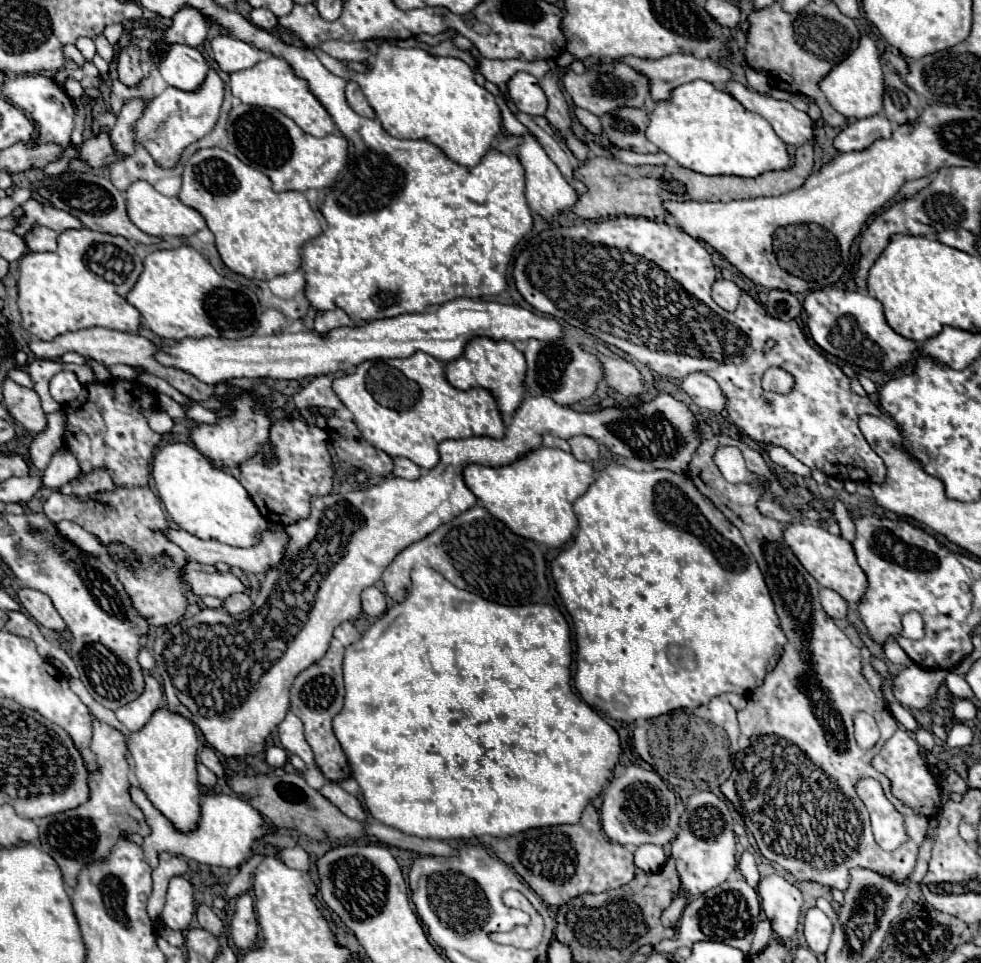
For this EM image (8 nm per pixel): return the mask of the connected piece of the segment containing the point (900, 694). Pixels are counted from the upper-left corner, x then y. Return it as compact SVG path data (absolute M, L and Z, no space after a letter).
M917 664L907 666L893 678L893 694L909 710L929 708L945 676L945 670L921 670Z

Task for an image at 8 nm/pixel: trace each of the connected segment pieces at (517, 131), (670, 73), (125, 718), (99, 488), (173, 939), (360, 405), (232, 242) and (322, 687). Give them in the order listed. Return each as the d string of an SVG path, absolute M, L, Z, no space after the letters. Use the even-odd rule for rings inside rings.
M503 102L503 105L504 107L500 107L500 111L502 116L502 124L505 129L511 135L521 136L523 134L531 134L529 130L527 130L527 128L515 118L505 102Z
M671 54L671 56L665 56L661 60L641 60L641 58L635 58L635 56L627 56L621 62L625 62L633 70L637 70L639 74L649 78L649 92L651 92L653 100L665 100L665 98L669 98L669 92L673 88L677 88L677 86L681 86L685 82L691 82L691 80L697 80L697 78L713 82L717 86L723 86L731 78L731 72L727 68L723 68L717 60L713 60L713 58L699 60L699 58L691 56L691 54Z
M145 672L145 690L143 690L143 694L137 700L121 706L115 712L115 716L127 726L127 730L139 730L141 726L145 726L145 722L151 718L151 714L161 704L163 704L161 686L149 672Z
M93 470L91 474L87 476L81 476L81 478L75 478L73 482L67 482L65 486L59 488L61 494L69 494L69 496L91 496L91 494L97 494L97 492L113 492L115 490L115 484L113 480L109 478L109 474L105 470Z
M165 926L159 930L158 934L163 939L167 940L167 942L169 942L171 945L176 947L182 947L185 943L182 932L171 930Z
M425 352L409 358L367 360L353 374L335 378L333 390L349 408L353 422L371 446L393 458L409 458L421 468L433 468L439 462L437 446L443 440L481 434L503 438L505 434L495 396L485 388L453 388L445 378L441 362Z
M221 148L197 150L185 162L183 188L179 192L179 200L185 206L191 206L203 214L209 230L215 234L215 246L217 246L225 266L245 278L271 280L275 276L299 270L299 266L301 266L299 250L301 250L303 242L307 242L323 232L323 222L321 222L319 214L307 202L303 192L297 192L297 190L279 192L279 194L273 192L271 180L263 172L243 164L237 156L233 156Z
M351 622L339 624L335 628L335 634L333 634L327 654L319 662L315 662L307 670L303 670L295 678L293 688L291 688L291 712L297 714L305 726L305 738L315 754L315 762L317 762L321 774L333 782L351 778L351 768L349 768L347 756L333 732L331 722L333 722L333 716L337 716L343 710L343 700L345 700L345 686L343 686L343 672L341 672L343 654L345 654L345 648L349 644L357 642L359 638L361 638L361 634L357 632L357 628Z

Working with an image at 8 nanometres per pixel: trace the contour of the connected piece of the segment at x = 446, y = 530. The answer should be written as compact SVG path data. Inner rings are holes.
M473 506L451 522L439 526L427 538L407 546L383 572L387 594L395 602L403 602L411 584L411 570L431 566L441 572L457 588L483 596L485 600L517 606L543 602L547 594L545 550L541 544L517 536L507 524L491 516L483 506Z

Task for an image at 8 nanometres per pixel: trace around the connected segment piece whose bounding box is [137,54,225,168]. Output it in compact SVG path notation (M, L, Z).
M205 54L205 60L209 62L209 70L197 90L185 92L185 90L169 86L163 94L159 94L157 98L153 98L149 102L149 110L145 110L145 118L141 118L141 122L137 122L139 144L143 148L147 148L147 152L155 158L155 162L165 168L175 166L183 148L189 146L191 142L203 138L205 134L209 134L219 118L219 108L223 104L225 84L213 66L213 58L209 58Z

